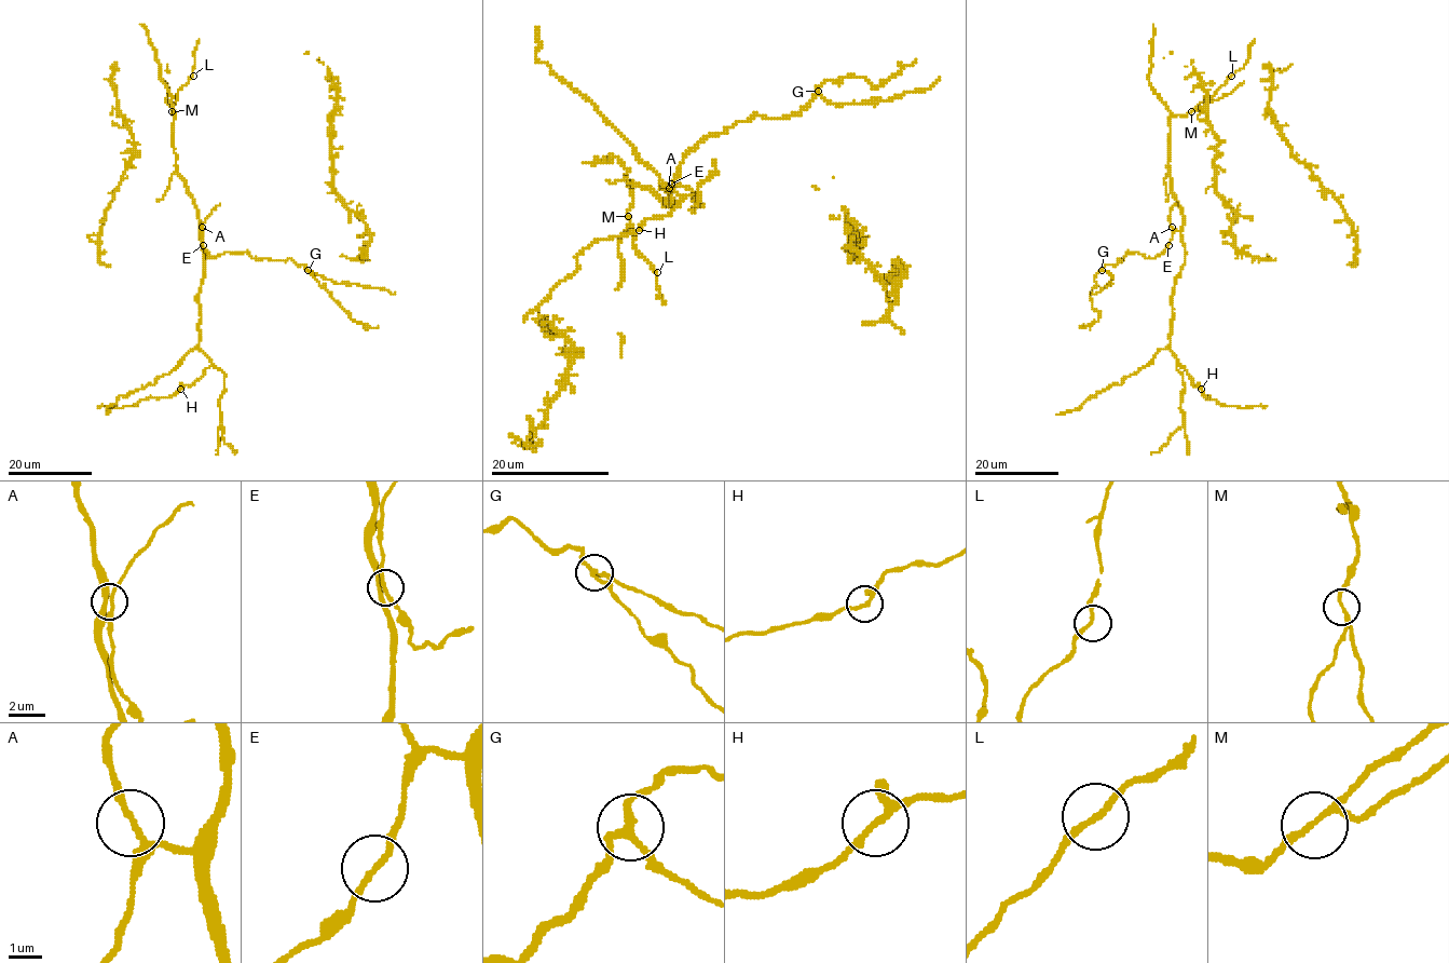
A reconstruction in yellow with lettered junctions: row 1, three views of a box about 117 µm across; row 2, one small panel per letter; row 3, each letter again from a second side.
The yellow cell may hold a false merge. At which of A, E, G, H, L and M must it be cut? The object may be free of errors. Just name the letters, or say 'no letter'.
no letter

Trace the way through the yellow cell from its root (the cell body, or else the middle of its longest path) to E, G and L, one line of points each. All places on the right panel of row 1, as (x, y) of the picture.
E: (1170, 125), (1171, 192), (1181, 211), (1184, 225), (1173, 233), (1169, 245)
G: (1170, 125), (1171, 192), (1184, 225), (1154, 258), (1128, 252), (1119, 259), (1122, 261), (1102, 270)
L: (1170, 125), (1172, 117), (1189, 113), (1231, 76)

